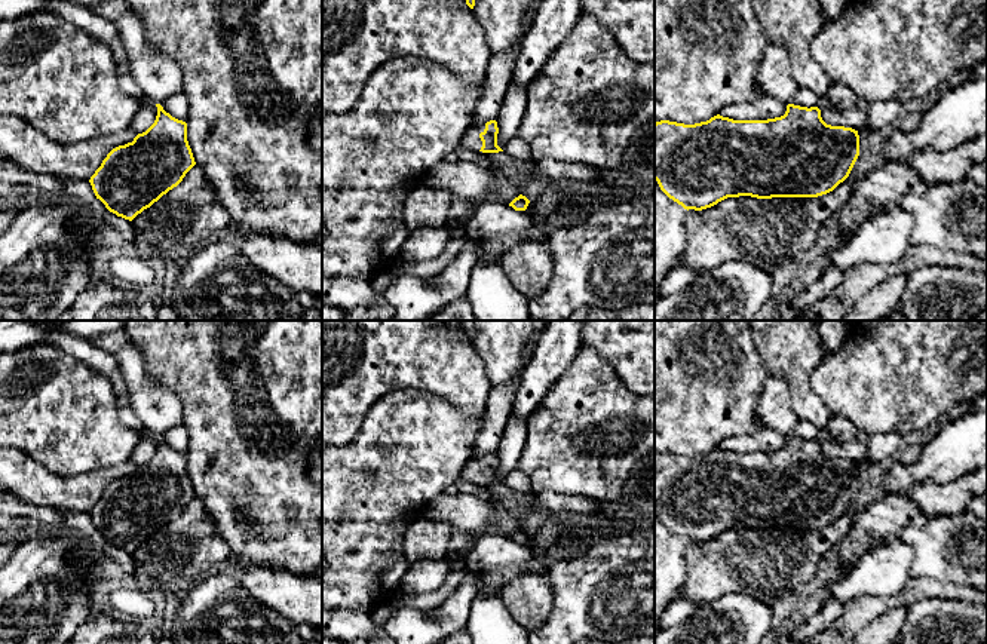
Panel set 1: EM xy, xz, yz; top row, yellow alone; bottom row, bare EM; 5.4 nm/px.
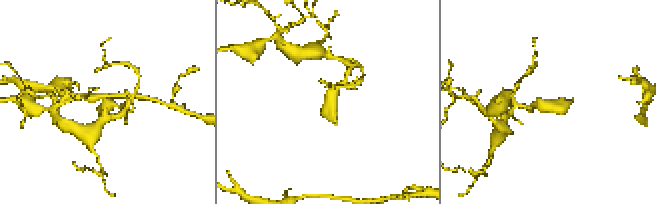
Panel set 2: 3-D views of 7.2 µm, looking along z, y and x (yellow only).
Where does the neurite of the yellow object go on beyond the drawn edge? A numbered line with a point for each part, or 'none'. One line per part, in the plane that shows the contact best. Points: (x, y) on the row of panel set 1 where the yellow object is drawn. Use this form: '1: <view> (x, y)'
1: xz (471, 138)

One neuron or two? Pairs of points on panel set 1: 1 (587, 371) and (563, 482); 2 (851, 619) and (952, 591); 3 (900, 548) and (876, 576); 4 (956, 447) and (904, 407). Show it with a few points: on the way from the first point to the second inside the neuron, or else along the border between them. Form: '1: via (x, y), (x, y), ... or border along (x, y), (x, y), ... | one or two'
1: via (587, 399), (587, 410), (561, 435), (563, 454) | one
2: via (876, 606), (906, 598), (913, 591), (926, 591) | one
3: via (897, 555), (883, 569) | one
4: border along (958, 413), (943, 425) | two

